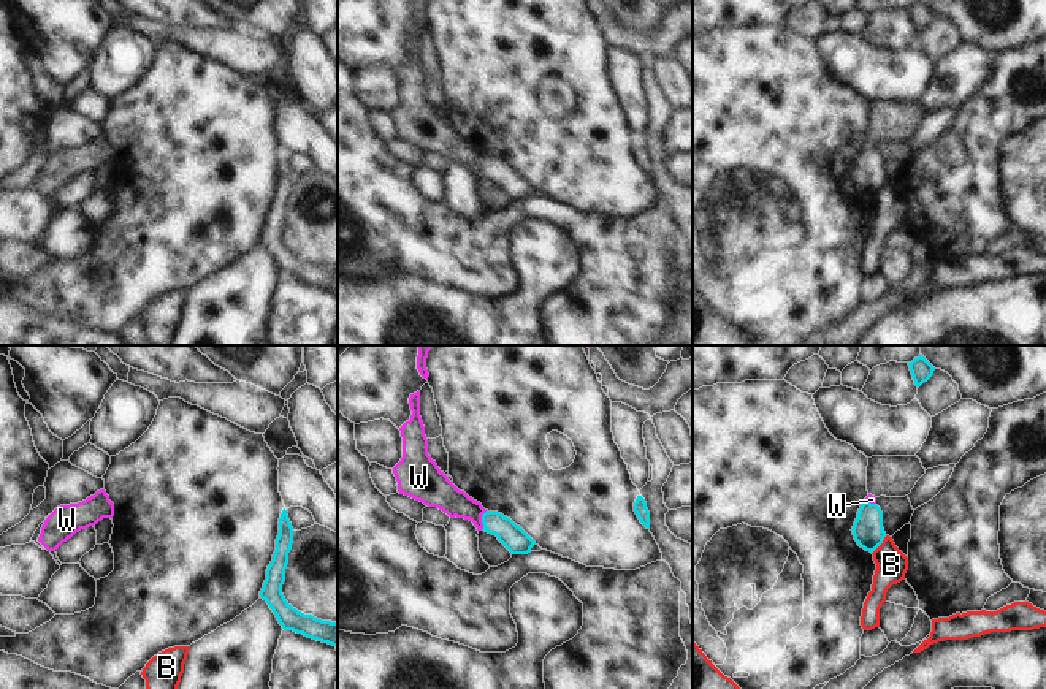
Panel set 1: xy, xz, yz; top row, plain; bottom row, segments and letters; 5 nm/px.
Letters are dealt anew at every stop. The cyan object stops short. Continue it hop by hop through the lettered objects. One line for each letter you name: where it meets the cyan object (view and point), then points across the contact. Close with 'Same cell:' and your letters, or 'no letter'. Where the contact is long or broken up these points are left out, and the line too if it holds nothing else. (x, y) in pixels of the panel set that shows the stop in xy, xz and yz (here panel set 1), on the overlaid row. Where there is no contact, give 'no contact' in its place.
Same cell: no letter

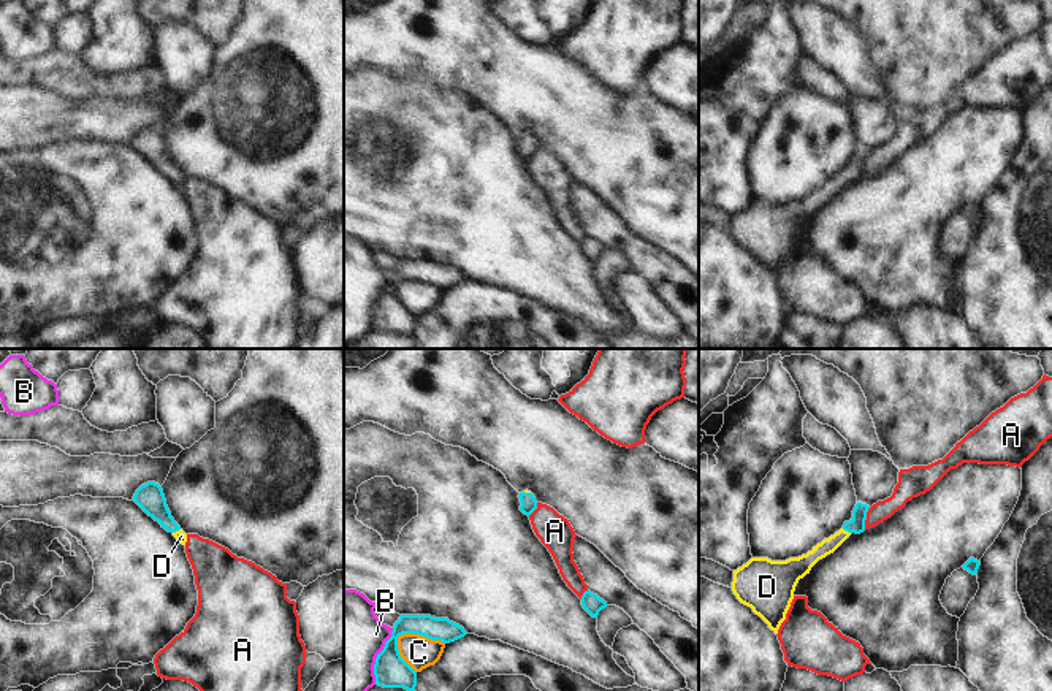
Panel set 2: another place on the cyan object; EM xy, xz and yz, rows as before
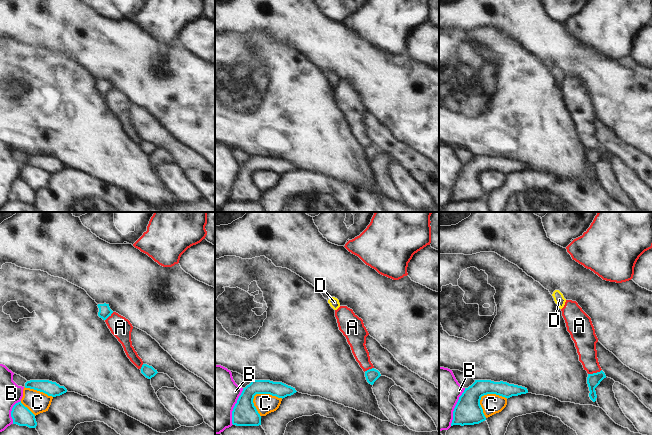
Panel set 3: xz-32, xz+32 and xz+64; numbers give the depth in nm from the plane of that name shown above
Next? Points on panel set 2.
D: contact yz (846, 530); way yz (859, 514), (846, 530), (827, 545)
Same cell: D

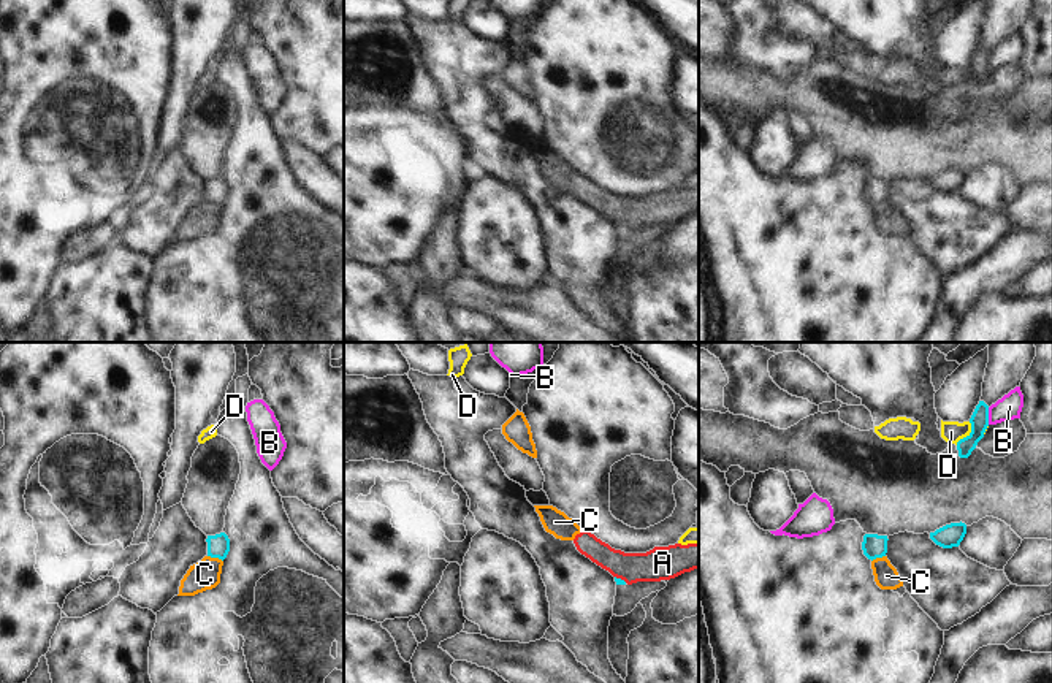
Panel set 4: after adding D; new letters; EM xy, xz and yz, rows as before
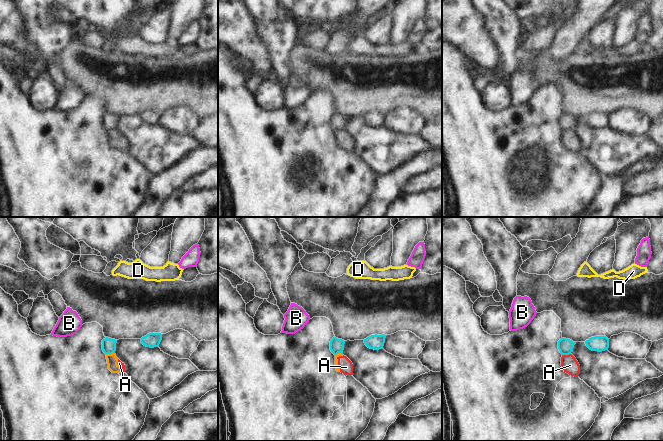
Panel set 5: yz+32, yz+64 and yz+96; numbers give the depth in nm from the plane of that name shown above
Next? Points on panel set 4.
Same cell: no letter

